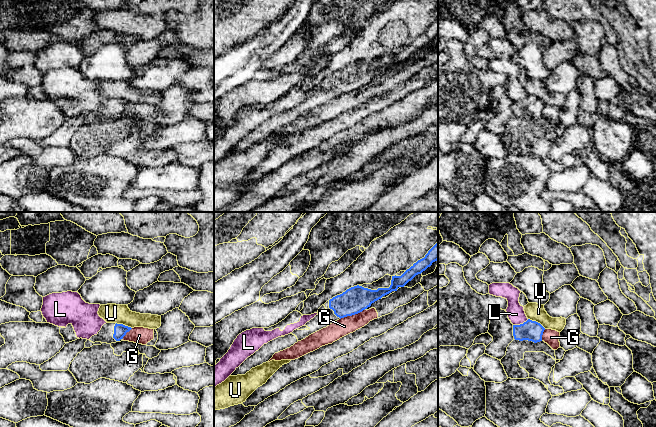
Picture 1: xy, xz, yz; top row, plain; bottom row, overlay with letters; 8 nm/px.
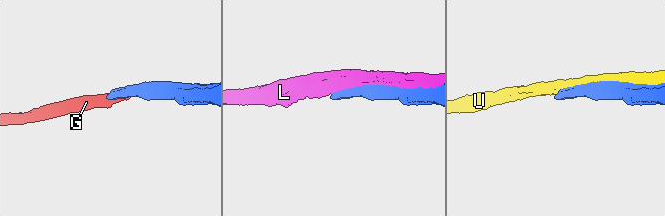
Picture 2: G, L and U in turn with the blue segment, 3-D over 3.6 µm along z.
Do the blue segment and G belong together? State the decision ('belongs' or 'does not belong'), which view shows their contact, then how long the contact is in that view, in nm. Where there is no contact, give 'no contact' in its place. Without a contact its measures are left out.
does not belong | xz | 220 nm

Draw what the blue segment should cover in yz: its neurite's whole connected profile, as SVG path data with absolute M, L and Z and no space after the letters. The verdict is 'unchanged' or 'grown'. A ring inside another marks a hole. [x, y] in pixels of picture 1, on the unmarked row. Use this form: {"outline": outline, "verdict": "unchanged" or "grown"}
{"outline": "M528 95L520 101L513 101L513 112L515 116L528 116L534 119L542 117L545 104L538 98Z", "verdict": "unchanged"}

